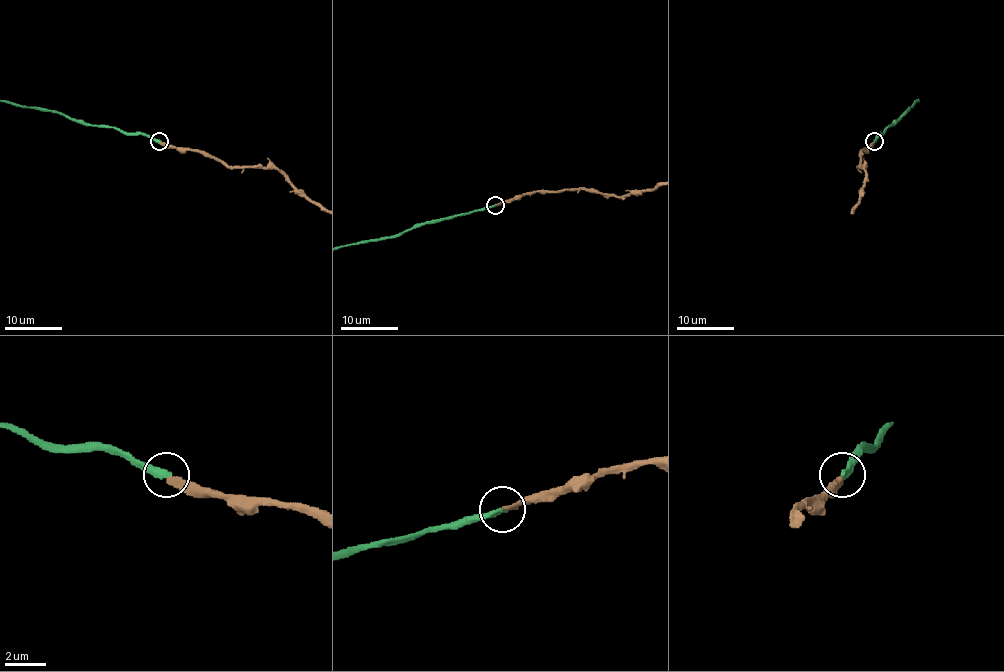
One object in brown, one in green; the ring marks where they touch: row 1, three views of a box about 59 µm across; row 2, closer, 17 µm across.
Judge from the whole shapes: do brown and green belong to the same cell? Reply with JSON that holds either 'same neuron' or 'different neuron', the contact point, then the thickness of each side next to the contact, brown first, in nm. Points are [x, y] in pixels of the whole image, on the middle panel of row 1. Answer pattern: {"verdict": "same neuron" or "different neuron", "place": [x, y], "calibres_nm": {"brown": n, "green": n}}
{"verdict": "same neuron", "place": [495, 205], "calibres_nm": {"brown": 280, "green": 300}}

